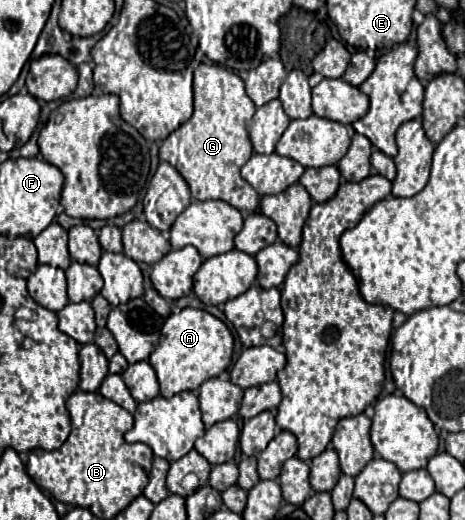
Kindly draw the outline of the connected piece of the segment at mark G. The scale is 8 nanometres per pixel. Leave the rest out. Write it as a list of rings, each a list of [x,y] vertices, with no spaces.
[[[199,64],[193,78],[193,96],[195,112],[163,140],[159,158],[169,162],[185,178],[193,199],[225,200],[239,210],[253,212],[259,196],[239,174],[241,166],[253,154],[247,122],[255,114],[255,104],[247,96],[243,80],[225,66]]]

